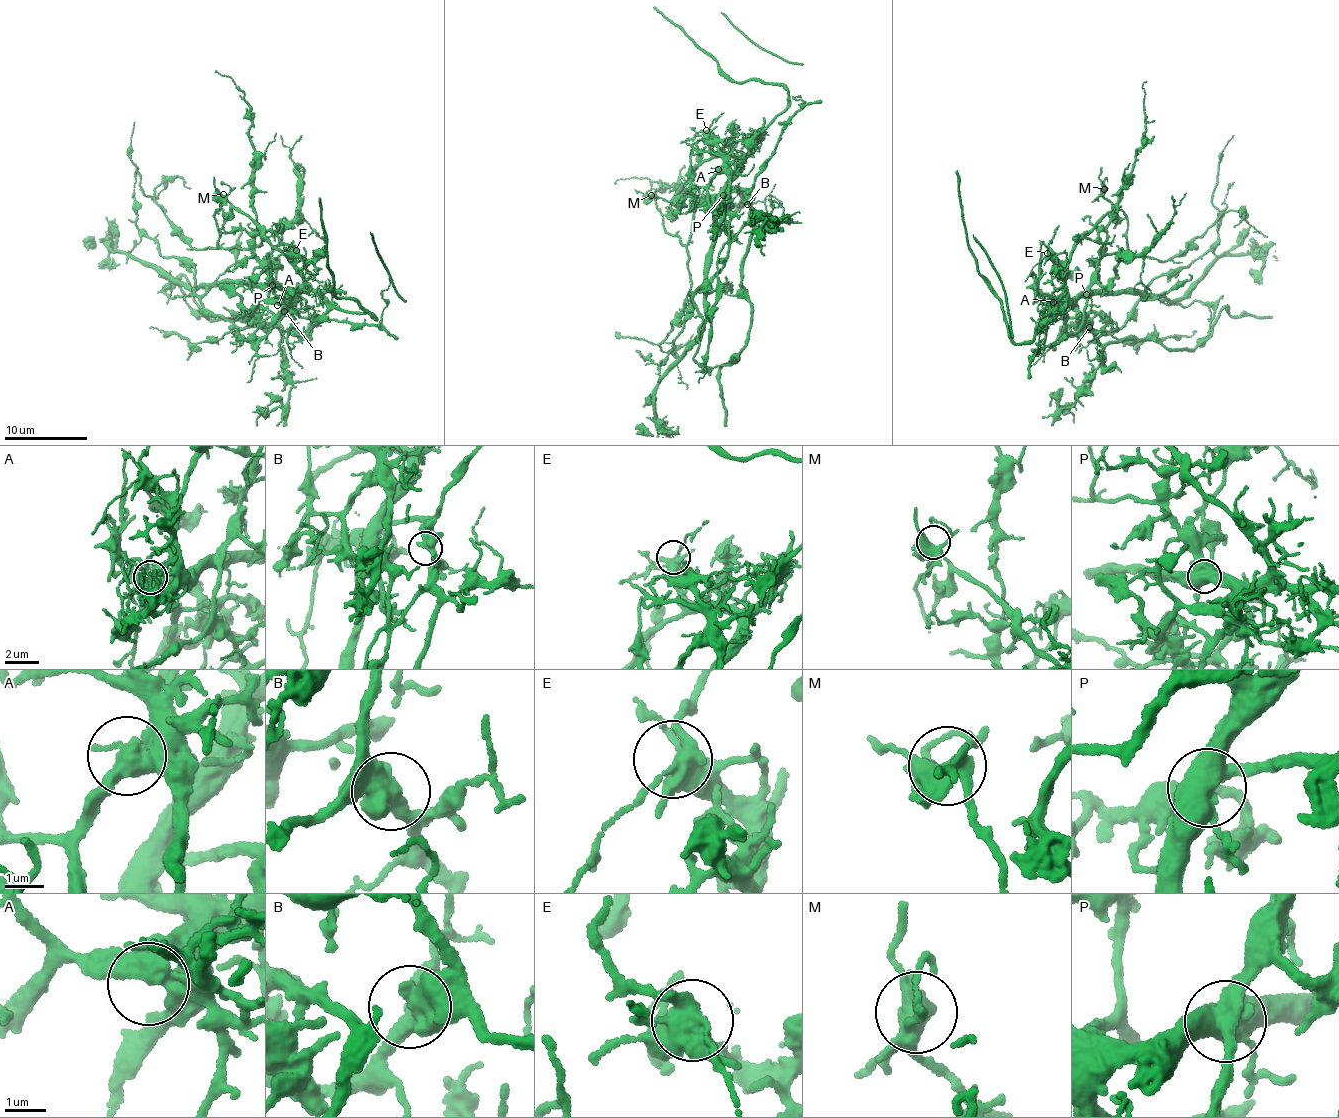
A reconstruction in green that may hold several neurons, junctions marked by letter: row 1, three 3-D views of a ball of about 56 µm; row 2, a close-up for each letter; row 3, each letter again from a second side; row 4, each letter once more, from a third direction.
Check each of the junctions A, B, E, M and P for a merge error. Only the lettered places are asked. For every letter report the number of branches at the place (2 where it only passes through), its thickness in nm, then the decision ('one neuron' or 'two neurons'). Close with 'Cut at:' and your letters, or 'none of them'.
A: 3 branches meet; 440 nm thick; one neuron
B: 3 branches meet; 440 nm thick; one neuron
E: 5 branches meet; 400 nm thick; one neuron
M: 6 branches meet; 440 nm thick; one neuron
P: 5 branches meet; 600 nm thick; two neurons
Cut at: P

